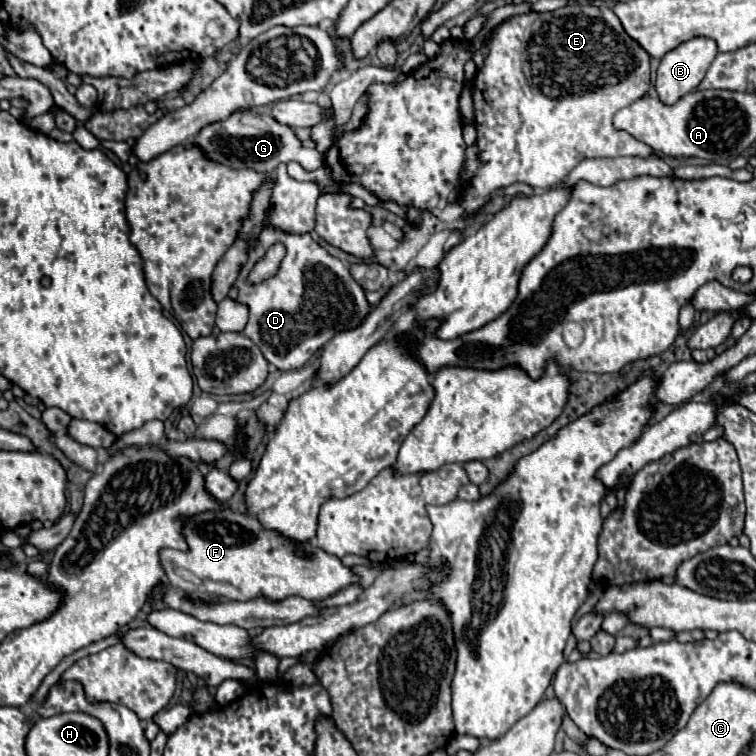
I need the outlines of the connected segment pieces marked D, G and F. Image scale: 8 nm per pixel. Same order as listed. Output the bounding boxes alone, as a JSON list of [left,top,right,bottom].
[[236,226,370,372],[194,110,324,174],[160,508,358,600]]

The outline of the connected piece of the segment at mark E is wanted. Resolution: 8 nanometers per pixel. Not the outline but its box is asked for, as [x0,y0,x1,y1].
[460,4,652,216]

